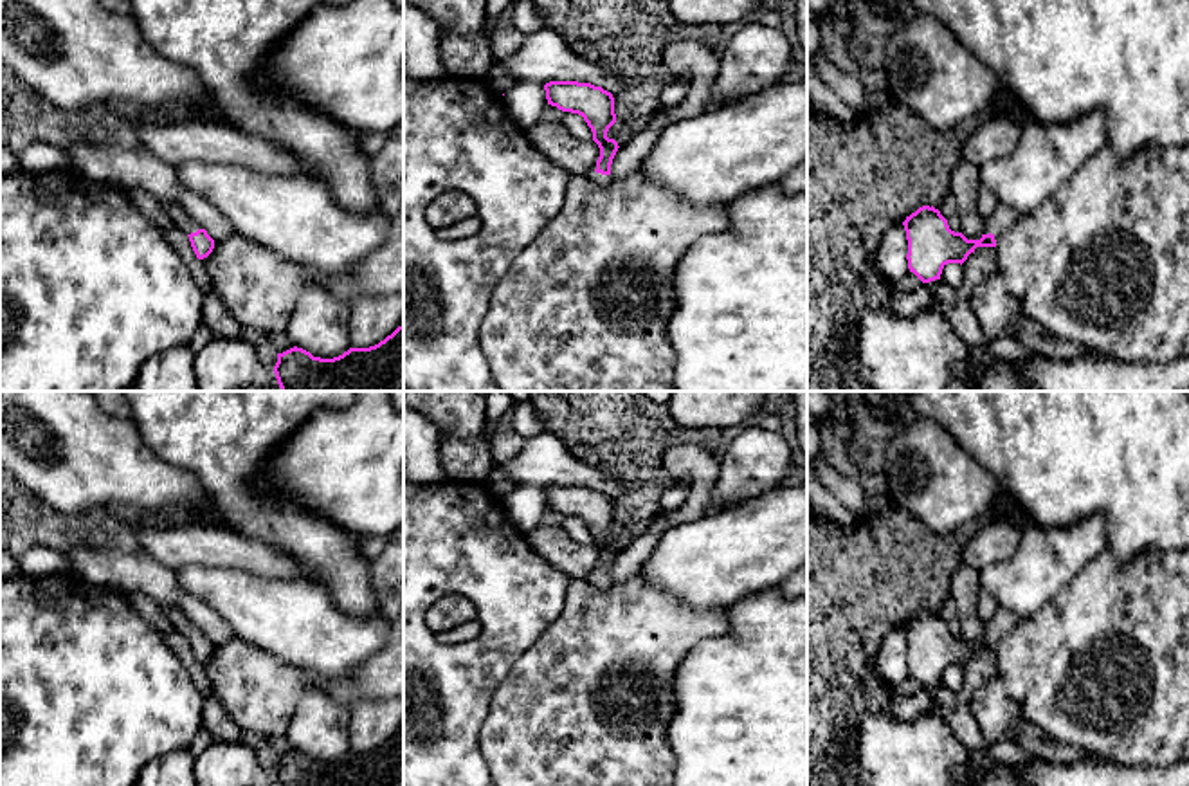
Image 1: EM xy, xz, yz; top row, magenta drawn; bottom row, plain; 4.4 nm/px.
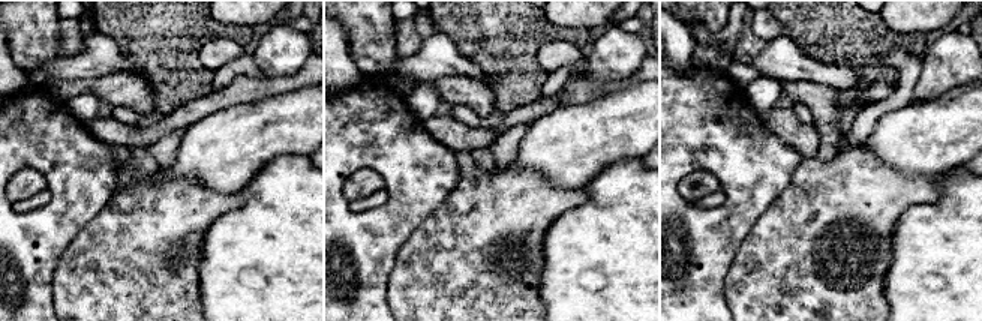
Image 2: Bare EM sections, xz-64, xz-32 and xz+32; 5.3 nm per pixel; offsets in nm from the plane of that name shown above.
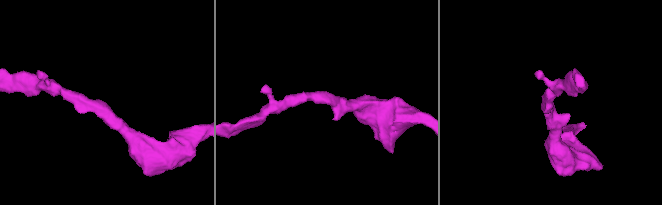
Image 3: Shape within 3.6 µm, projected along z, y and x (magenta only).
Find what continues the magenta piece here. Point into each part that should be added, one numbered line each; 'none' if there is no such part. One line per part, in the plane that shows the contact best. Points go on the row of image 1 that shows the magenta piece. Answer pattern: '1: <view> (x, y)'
1: xz (595, 177)

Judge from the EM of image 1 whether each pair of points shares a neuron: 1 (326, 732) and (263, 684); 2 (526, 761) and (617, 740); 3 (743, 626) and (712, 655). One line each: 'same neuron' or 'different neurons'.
1: different neurons
2: same neuron
3: same neuron

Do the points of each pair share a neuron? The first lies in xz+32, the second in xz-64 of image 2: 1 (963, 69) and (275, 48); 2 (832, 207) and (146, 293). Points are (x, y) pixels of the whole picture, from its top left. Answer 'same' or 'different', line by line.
1: same
2: same

